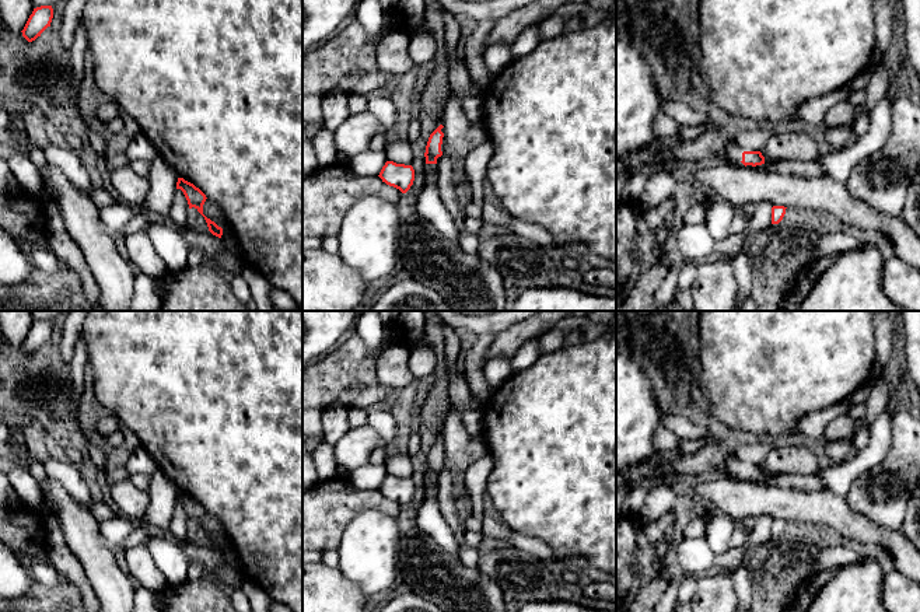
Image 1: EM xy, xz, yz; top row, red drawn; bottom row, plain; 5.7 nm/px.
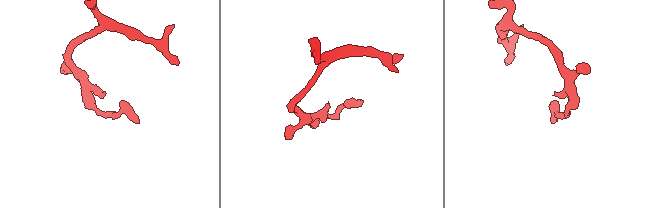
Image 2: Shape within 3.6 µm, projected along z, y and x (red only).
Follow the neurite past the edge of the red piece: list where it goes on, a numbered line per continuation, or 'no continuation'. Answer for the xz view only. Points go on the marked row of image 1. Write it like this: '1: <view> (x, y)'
1: xz (430, 207)

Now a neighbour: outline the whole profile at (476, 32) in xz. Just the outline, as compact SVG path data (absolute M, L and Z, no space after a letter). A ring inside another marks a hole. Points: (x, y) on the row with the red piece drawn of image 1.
M494 20L472 21L465 31L464 63L468 67L471 78L482 87L483 92L490 87L494 78L494 74L487 70L483 62L483 45L493 24Z

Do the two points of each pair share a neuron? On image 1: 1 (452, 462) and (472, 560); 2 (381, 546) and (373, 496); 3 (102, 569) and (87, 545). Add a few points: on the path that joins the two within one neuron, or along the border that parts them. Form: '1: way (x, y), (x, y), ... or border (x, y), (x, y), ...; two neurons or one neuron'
1: way (447, 486), (447, 510), (460, 537); one neuron
2: border (395, 516), (364, 510), (346, 527); two neurons
3: way (101, 563), (93, 551); one neuron

